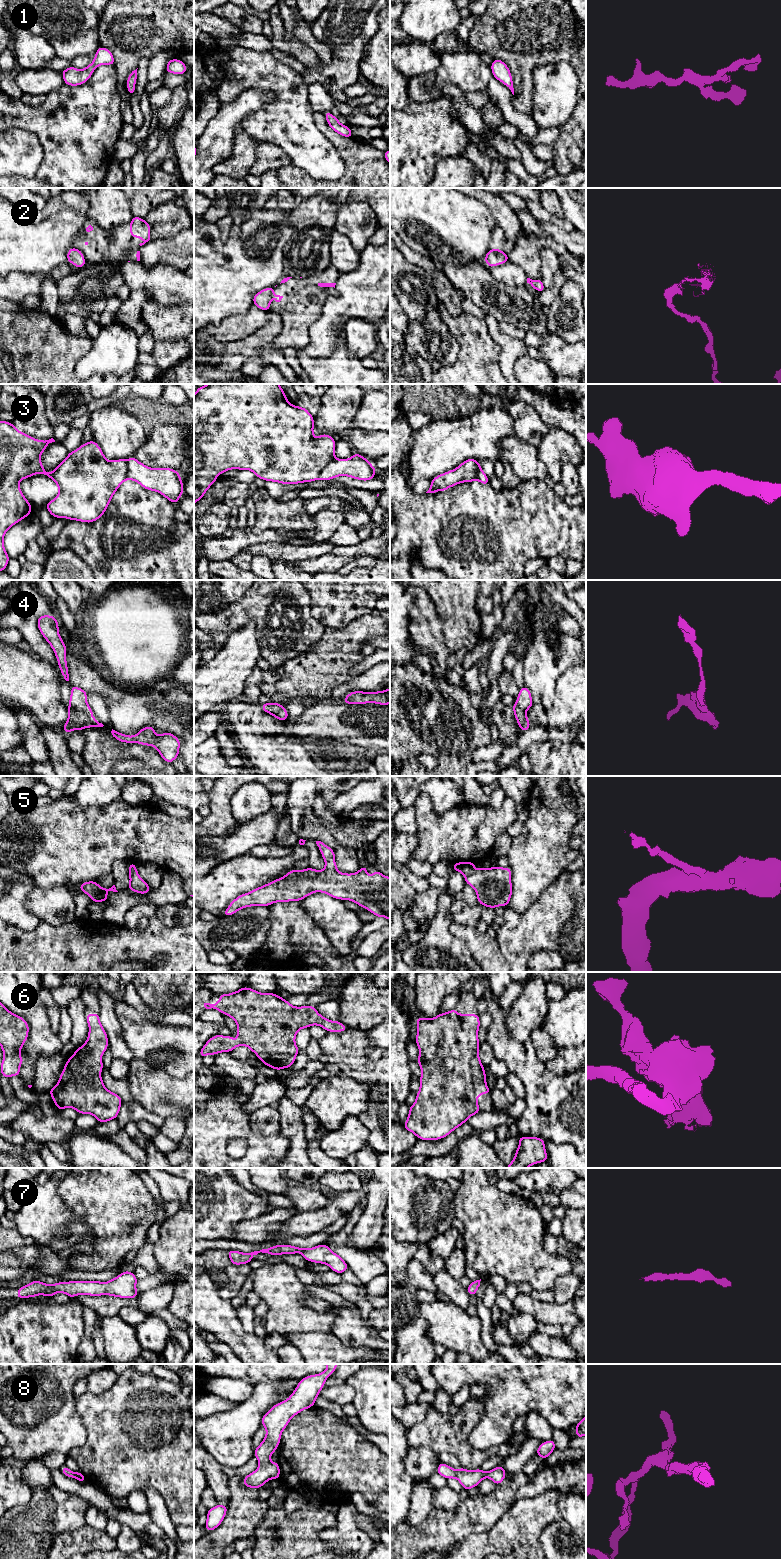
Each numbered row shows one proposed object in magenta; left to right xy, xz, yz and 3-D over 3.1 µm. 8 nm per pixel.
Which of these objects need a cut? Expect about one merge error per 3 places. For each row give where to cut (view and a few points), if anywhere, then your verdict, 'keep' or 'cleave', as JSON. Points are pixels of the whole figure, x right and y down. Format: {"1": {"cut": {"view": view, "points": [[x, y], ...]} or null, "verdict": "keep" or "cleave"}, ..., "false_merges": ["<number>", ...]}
{"1": {"cut": null, "verdict": "keep"}, "2": {"cut": {"view": "xz", "points": [[274, 287], [271, 297]]}, "verdict": "cleave"}, "3": {"cut": {"view": "xz", "points": [[335, 458], [326, 465], [318, 478]]}, "verdict": "cleave"}, "4": {"cut": null, "verdict": "keep"}, "5": {"cut": null, "verdict": "keep"}, "6": {"cut": null, "verdict": "keep"}, "7": {"cut": null, "verdict": "keep"}, "8": {"cut": null, "verdict": "keep"}, "false_merges": ["2", "3"]}

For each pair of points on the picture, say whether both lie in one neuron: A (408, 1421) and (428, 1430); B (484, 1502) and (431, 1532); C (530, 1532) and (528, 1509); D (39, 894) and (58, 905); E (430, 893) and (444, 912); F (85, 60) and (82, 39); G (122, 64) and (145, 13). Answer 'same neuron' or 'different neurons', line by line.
A: different neurons
B: same neuron
C: same neuron
D: same neuron
E: different neurons
F: different neurons
G: same neuron

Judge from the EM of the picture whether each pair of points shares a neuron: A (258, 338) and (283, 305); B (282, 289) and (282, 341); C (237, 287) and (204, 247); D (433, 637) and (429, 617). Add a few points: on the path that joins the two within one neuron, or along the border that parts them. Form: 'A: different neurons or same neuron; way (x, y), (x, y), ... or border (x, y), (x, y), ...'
A: different neurons; border (270, 309), (282, 318), (276, 335)
B: same neuron; way (292, 302), (295, 305), (295, 328)
C: same neuron; way (227, 277), (207, 257)
D: same neuron; way (429, 632), (429, 622)

